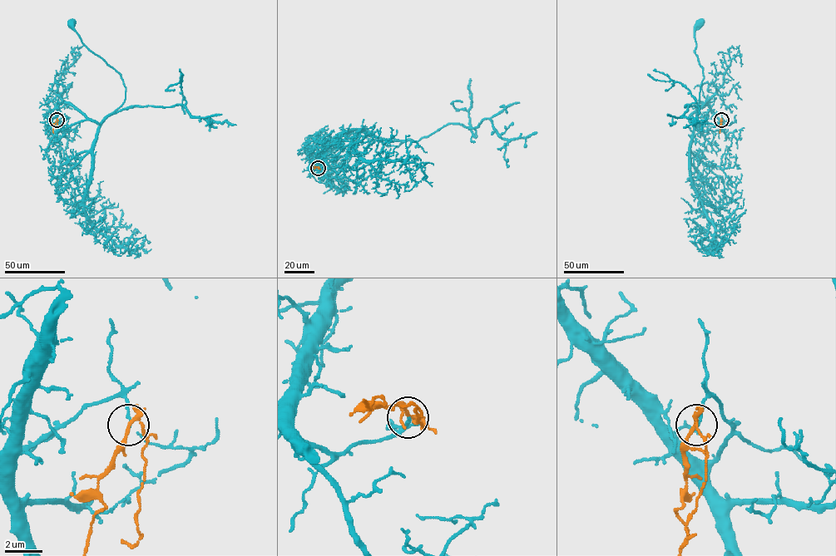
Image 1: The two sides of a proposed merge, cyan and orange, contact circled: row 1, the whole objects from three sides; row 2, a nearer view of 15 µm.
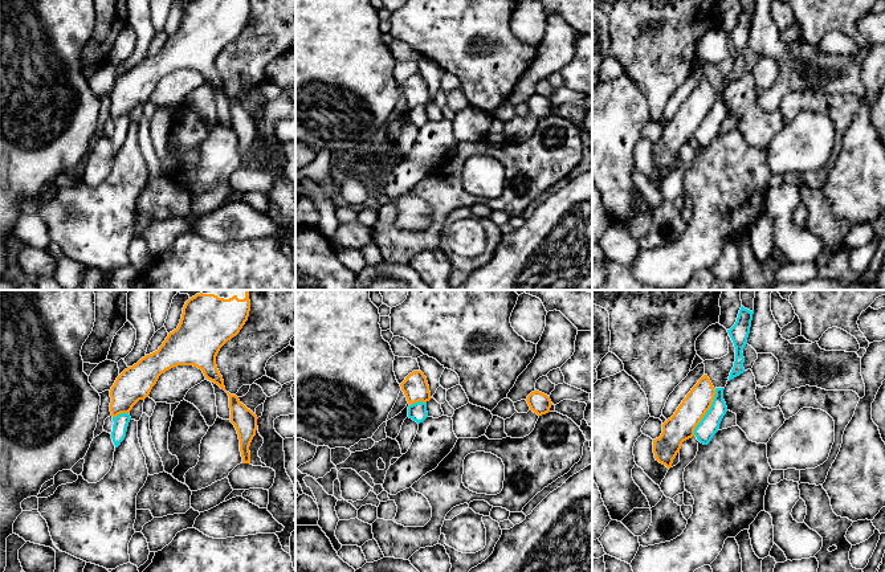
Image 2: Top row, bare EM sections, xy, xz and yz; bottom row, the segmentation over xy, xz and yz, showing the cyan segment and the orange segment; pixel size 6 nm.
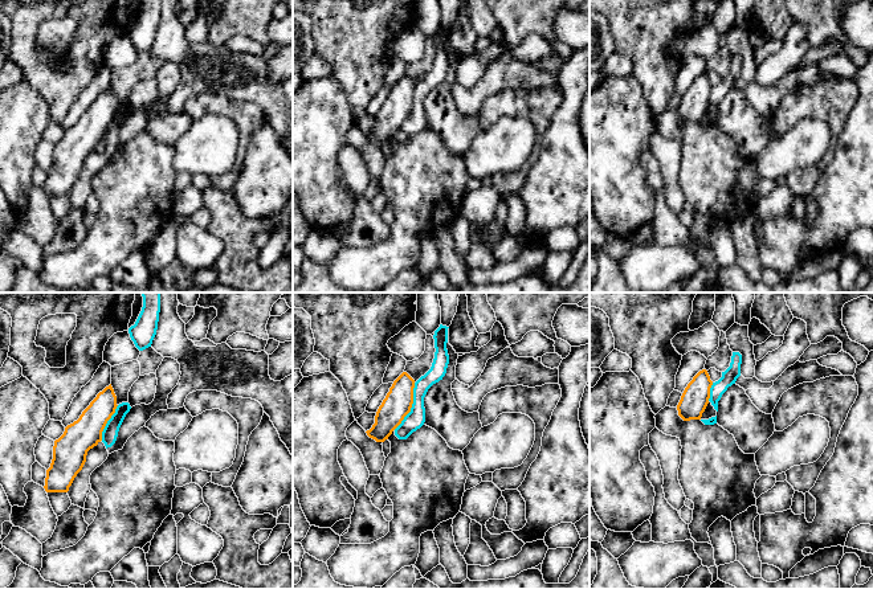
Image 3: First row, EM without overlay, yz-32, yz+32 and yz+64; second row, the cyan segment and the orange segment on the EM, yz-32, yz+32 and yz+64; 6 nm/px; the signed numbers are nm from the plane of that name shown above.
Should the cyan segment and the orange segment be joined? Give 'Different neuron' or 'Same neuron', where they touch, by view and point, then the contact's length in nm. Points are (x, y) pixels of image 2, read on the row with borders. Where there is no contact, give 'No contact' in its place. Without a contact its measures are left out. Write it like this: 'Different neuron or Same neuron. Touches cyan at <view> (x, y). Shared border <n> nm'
Different neuron. Touches cyan at yz (706, 412). Shared border 320 nm

